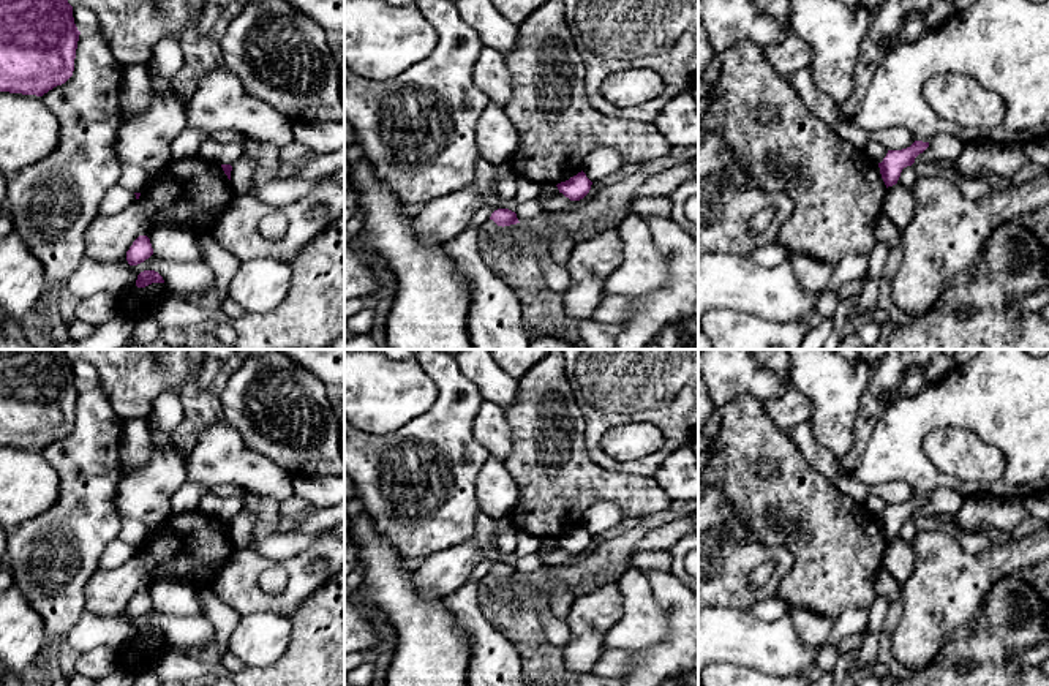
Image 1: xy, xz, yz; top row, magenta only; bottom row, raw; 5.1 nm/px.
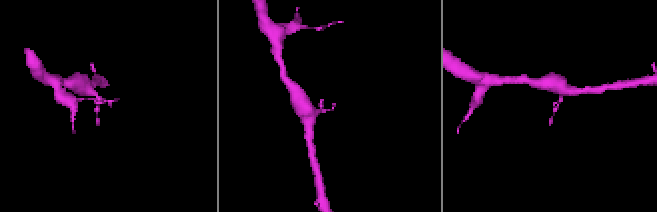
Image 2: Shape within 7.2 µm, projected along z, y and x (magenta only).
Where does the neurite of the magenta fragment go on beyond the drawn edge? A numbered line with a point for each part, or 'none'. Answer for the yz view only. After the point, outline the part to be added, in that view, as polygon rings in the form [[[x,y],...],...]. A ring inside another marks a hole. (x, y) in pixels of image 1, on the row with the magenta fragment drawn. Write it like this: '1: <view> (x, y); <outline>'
none

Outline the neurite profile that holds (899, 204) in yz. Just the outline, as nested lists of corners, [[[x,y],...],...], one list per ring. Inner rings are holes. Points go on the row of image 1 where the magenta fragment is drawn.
[[[899,183],[886,188],[883,213],[899,228],[902,239],[907,224],[913,218],[913,212],[915,198],[908,188],[904,188]]]

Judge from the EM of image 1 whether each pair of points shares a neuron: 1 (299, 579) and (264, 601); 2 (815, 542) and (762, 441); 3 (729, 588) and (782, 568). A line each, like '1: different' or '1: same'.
1: same
2: same
3: same

